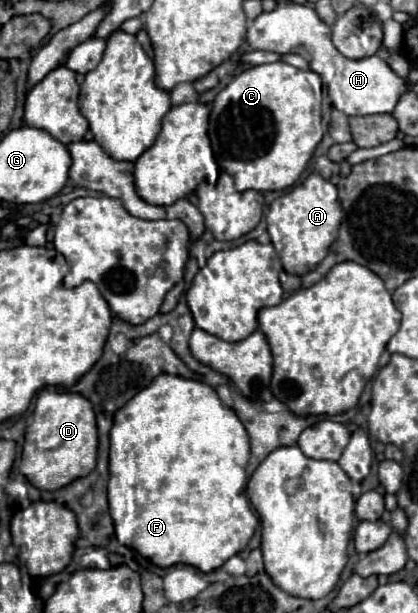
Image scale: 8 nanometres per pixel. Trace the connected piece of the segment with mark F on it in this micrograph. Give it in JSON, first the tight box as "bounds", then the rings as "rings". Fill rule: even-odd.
{"bounds":[109,374,259,572],"rings":[[[161,374],[157,376],[145,390],[141,390],[141,394],[135,394],[117,414],[115,414],[115,422],[111,428],[111,456],[109,456],[109,512],[111,518],[115,522],[115,534],[117,540],[139,552],[141,556],[149,558],[155,566],[161,568],[169,568],[175,564],[189,564],[201,572],[213,572],[217,568],[221,568],[231,556],[239,554],[241,550],[245,550],[245,546],[249,544],[255,528],[259,526],[259,518],[255,514],[255,510],[251,508],[247,496],[245,496],[245,486],[247,486],[247,474],[245,474],[245,466],[249,462],[250,445],[249,436],[245,434],[245,428],[241,426],[241,422],[237,422],[237,414],[233,414],[231,408],[227,408],[217,392],[199,380],[187,380],[187,378],[177,378],[171,374]]]}

